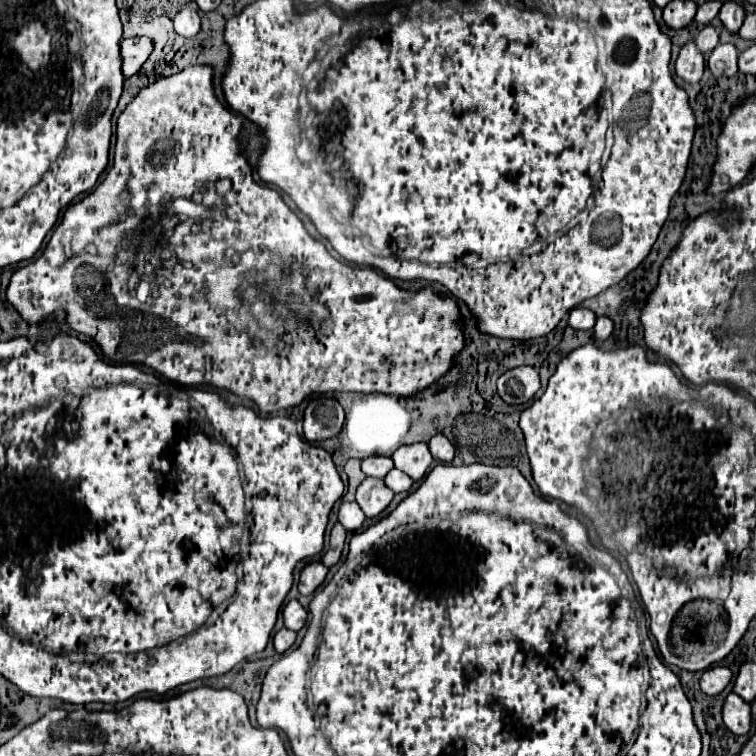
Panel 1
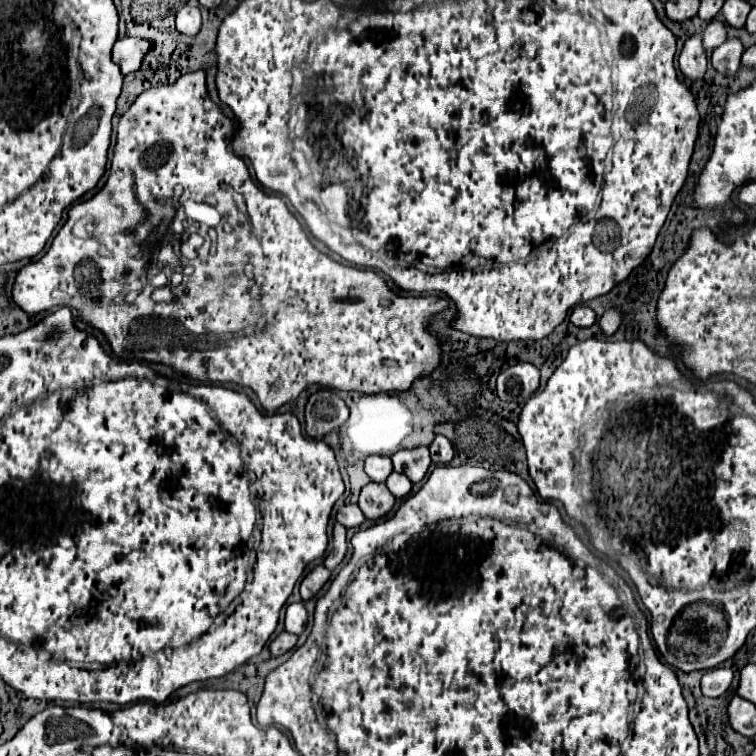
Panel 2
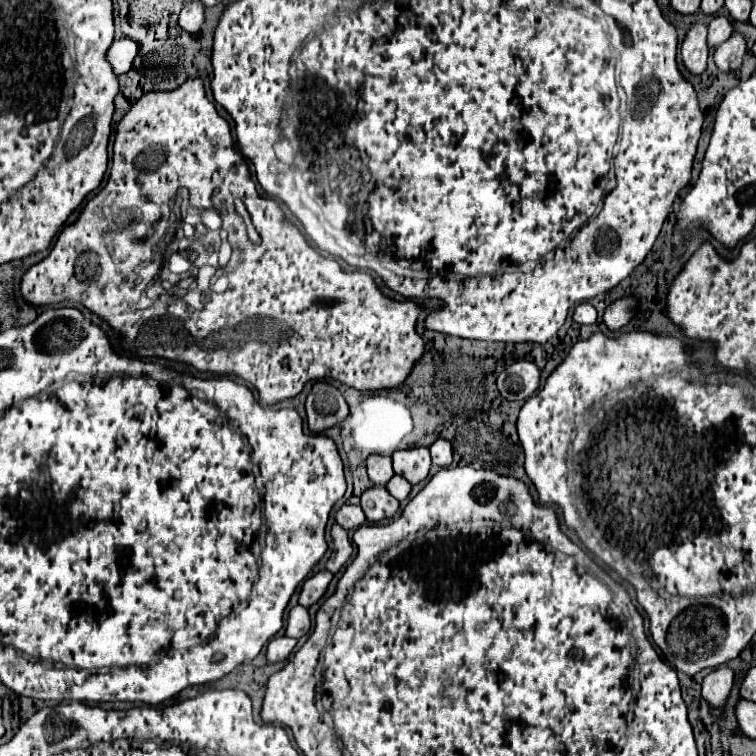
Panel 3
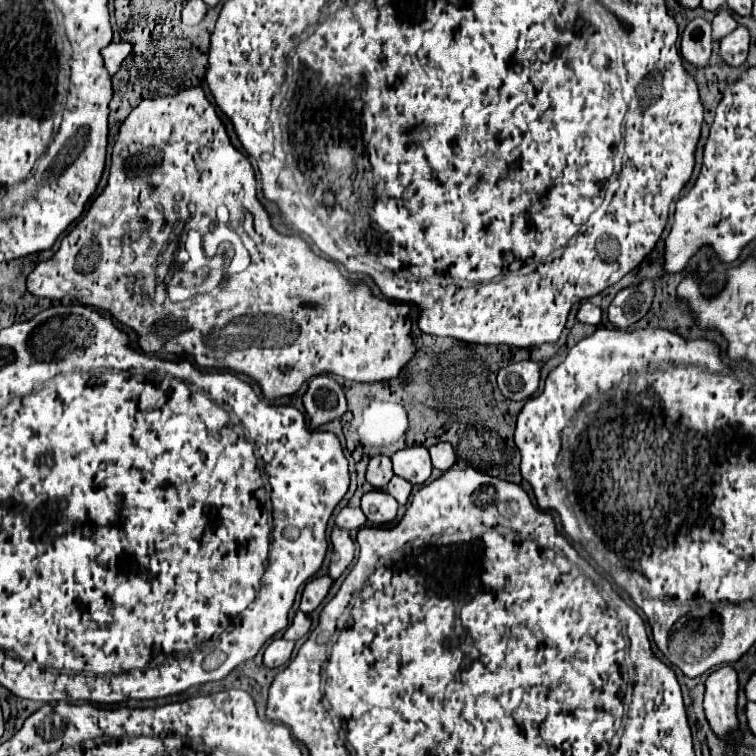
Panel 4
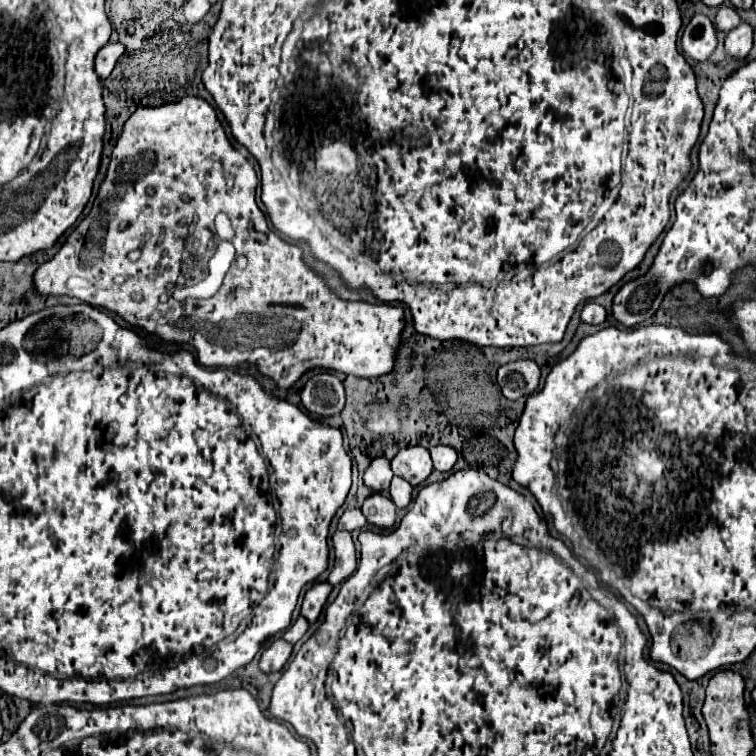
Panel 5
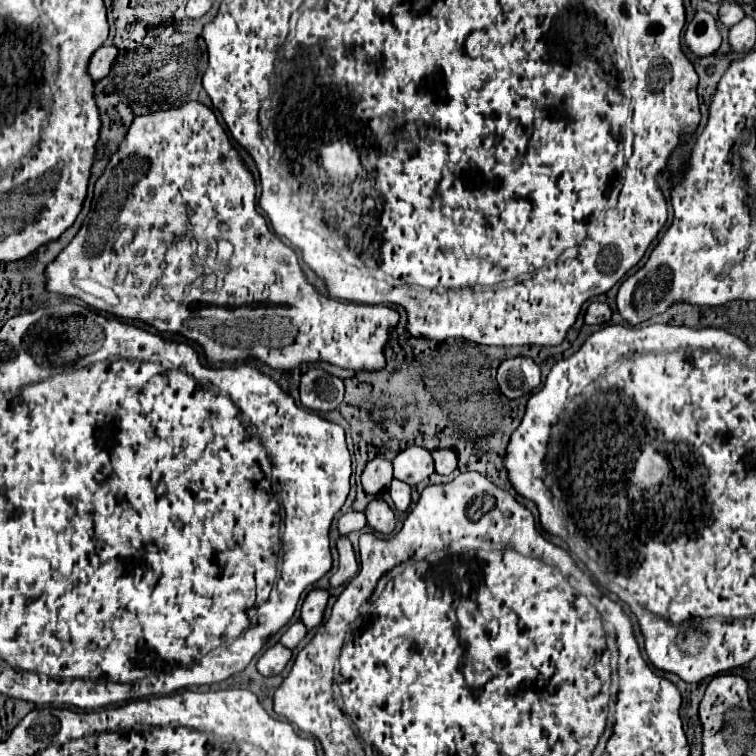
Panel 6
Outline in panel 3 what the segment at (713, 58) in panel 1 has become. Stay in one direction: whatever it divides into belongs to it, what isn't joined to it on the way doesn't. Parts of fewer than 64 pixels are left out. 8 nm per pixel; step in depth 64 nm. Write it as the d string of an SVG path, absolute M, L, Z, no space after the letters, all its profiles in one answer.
M732 34L726 42L722 42L714 52L714 62L722 72L736 72L742 66L746 56L746 42L740 34Z

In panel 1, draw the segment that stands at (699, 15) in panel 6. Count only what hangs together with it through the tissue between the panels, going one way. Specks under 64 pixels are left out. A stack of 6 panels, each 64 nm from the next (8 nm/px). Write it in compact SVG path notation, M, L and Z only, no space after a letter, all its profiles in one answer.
M694 42L682 46L676 58L676 76L680 76L688 84L696 84L704 72L704 56L696 50Z

